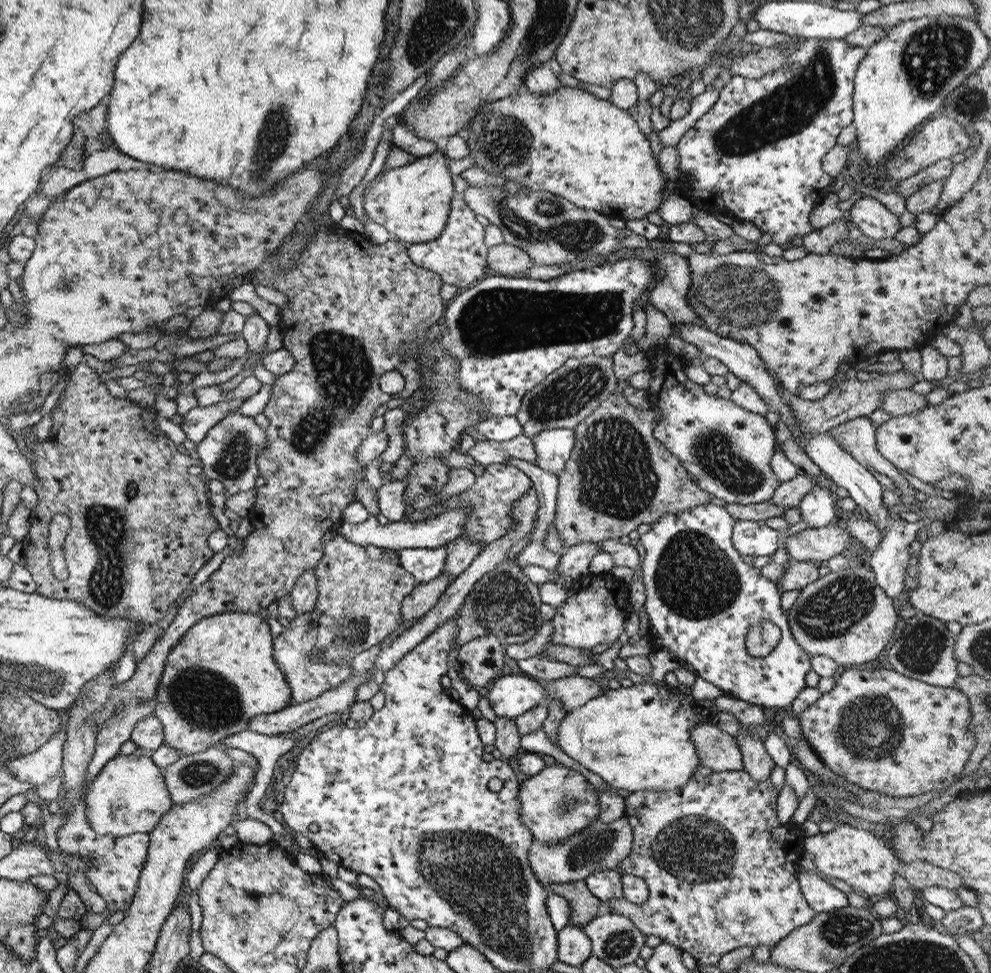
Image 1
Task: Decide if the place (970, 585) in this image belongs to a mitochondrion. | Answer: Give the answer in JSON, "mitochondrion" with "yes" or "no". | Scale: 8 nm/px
{"mitochondrion":"no"}

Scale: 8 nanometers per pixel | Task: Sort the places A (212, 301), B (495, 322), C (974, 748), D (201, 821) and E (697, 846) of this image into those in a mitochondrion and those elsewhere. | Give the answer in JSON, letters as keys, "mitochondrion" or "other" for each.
{"A":"other","B":"mitochondrion","C":"other","D":"other","E":"mitochondrion"}

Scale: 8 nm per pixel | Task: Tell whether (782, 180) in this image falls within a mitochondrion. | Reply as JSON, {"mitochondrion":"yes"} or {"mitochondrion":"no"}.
{"mitochondrion":"no"}

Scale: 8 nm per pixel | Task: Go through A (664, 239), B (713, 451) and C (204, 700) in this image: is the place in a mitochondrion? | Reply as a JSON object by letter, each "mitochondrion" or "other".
{"A":"other","B":"mitochondrion","C":"mitochondrion"}

